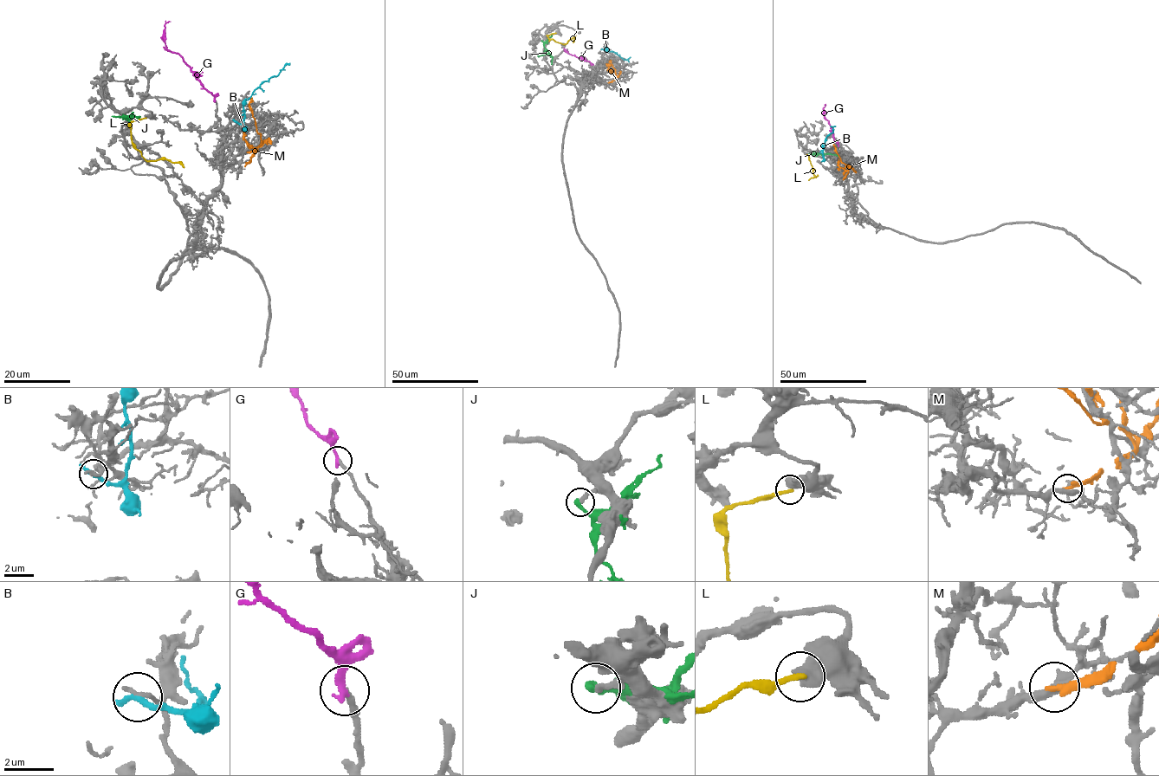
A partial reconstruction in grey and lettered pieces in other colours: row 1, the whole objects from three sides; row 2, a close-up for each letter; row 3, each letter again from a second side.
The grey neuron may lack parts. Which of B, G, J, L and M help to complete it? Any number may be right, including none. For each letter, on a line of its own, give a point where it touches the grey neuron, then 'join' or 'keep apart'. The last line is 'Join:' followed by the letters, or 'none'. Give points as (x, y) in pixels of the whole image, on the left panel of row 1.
B: contact (236, 121); keep apart
G: contact (215, 100); join
J: contact (119, 117); keep apart
L: contact (145, 118); keep apart
M: contact (248, 151); keep apart
Join: G

